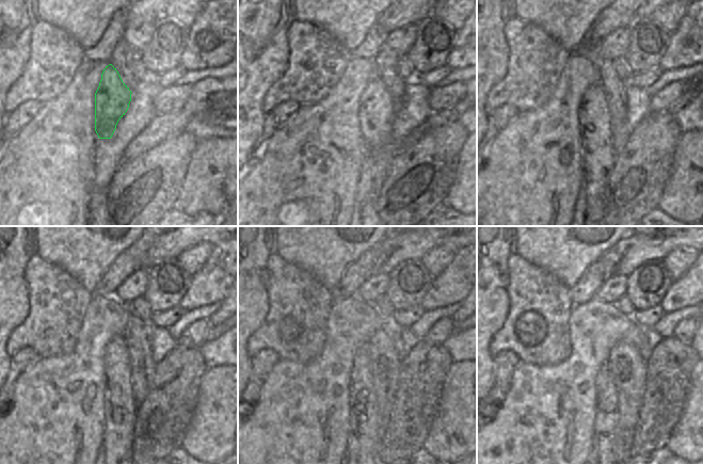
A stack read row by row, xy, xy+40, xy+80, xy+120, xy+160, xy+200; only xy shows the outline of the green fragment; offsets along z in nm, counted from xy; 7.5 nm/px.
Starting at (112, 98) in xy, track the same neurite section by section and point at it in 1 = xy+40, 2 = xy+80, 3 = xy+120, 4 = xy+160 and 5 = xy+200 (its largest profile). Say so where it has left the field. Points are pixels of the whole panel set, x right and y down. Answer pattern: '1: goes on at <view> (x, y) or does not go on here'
1: goes on at xy+40 (347, 138)
2: goes on at xy+80 (597, 153)
3: goes on at xy+120 (121, 406)
4: goes on at xy+160 (365, 422)
5: goes on at xy+200 (606, 419)

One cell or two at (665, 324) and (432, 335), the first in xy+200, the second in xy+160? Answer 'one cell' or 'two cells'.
two cells

